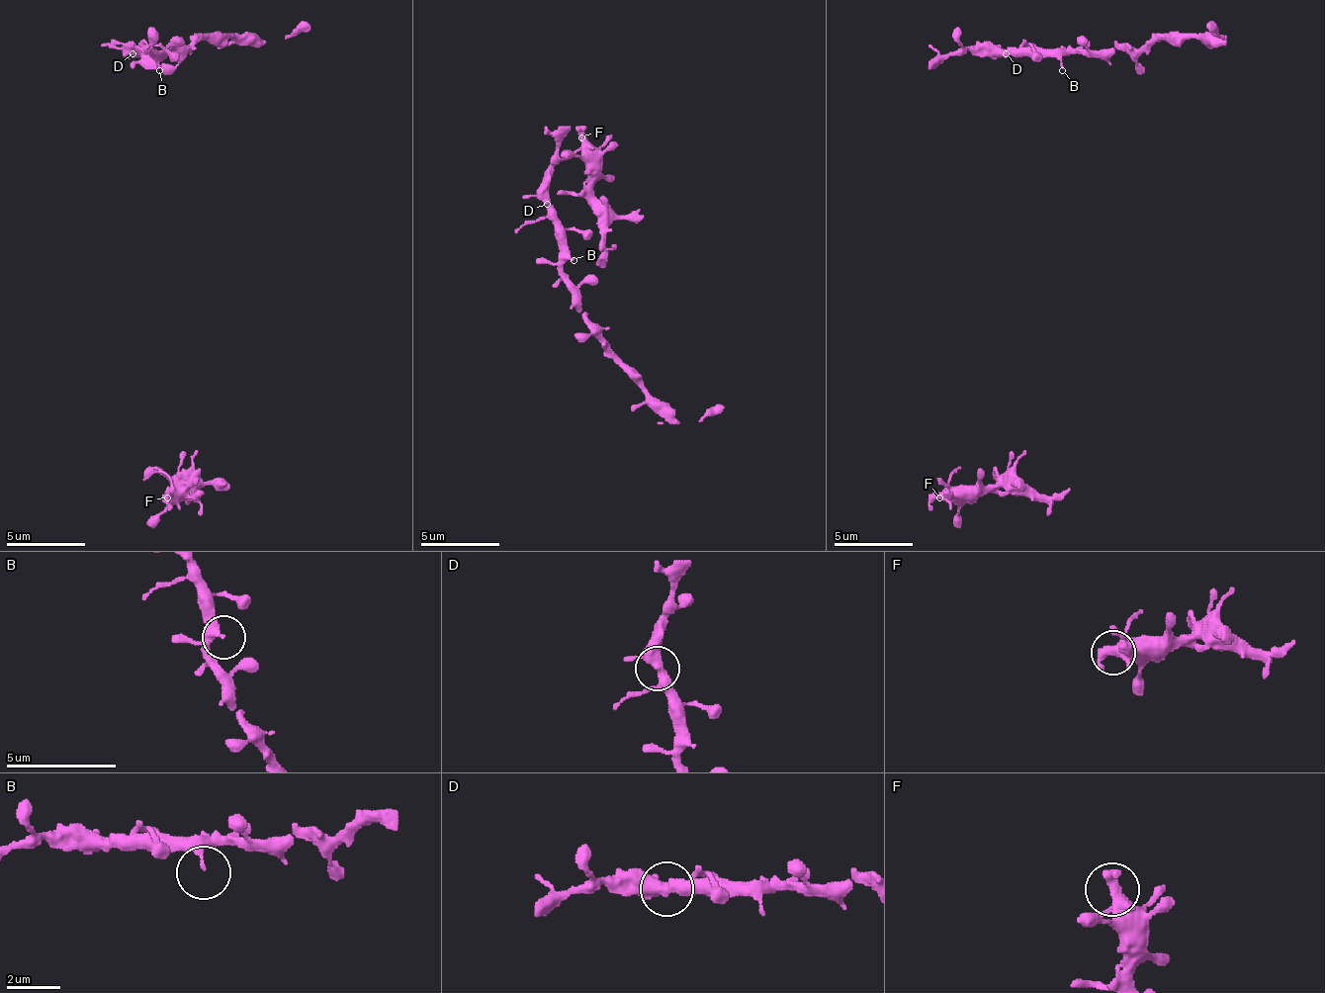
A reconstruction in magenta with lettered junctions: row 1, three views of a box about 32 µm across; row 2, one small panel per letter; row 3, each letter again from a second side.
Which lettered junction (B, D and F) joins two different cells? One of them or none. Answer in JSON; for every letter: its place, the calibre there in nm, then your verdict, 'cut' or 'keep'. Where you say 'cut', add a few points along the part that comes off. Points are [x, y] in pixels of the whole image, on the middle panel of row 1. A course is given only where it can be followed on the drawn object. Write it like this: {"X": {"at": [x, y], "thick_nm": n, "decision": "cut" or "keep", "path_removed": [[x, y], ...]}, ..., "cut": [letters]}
{"B": {"at": [574, 260], "thick_nm": 180, "decision": "keep"}, "D": {"at": [547, 204], "thick_nm": 400, "decision": "keep"}, "F": {"at": [581, 137], "thick_nm": 380, "decision": "keep"}, "cut": []}

